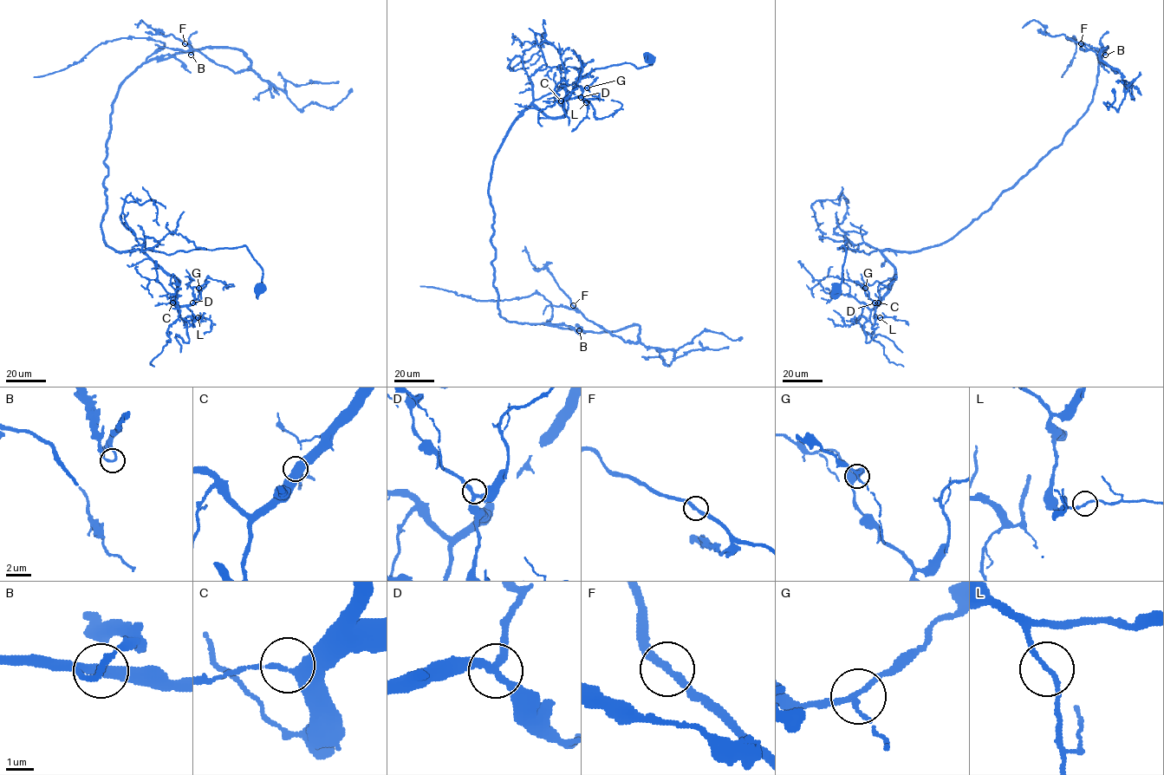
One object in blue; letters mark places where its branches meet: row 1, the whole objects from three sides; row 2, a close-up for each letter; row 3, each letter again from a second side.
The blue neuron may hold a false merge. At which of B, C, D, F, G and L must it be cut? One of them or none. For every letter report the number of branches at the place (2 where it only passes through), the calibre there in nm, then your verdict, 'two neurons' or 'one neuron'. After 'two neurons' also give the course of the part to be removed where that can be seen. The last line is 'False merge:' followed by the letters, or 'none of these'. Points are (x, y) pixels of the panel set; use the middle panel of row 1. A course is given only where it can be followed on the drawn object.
B: 2 branches meet; 190 nm thick; one neuron
C: 2 branches meet; 340 nm thick; one neuron
D: 3 branches meet; 280 nm thick; one neuron
F: 2 branches meet; 280 nm thick; one neuron
G: 3 branches meet; 160 nm thick; one neuron
L: 2 branches meet; 170 nm thick; one neuron
False merge: none of these

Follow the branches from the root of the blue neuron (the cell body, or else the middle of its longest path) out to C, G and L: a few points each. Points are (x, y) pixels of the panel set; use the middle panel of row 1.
C: (650, 58), (652, 65), (639, 68), (630, 63), (595, 68), (532, 102), (561, 117), (561, 100)
G: (650, 58), (639, 68), (595, 68), (532, 102), (561, 117), (562, 100), (587, 87)
L: (650, 58), (639, 68), (595, 68), (532, 102), (553, 117), (565, 113), (565, 99), (586, 102)

